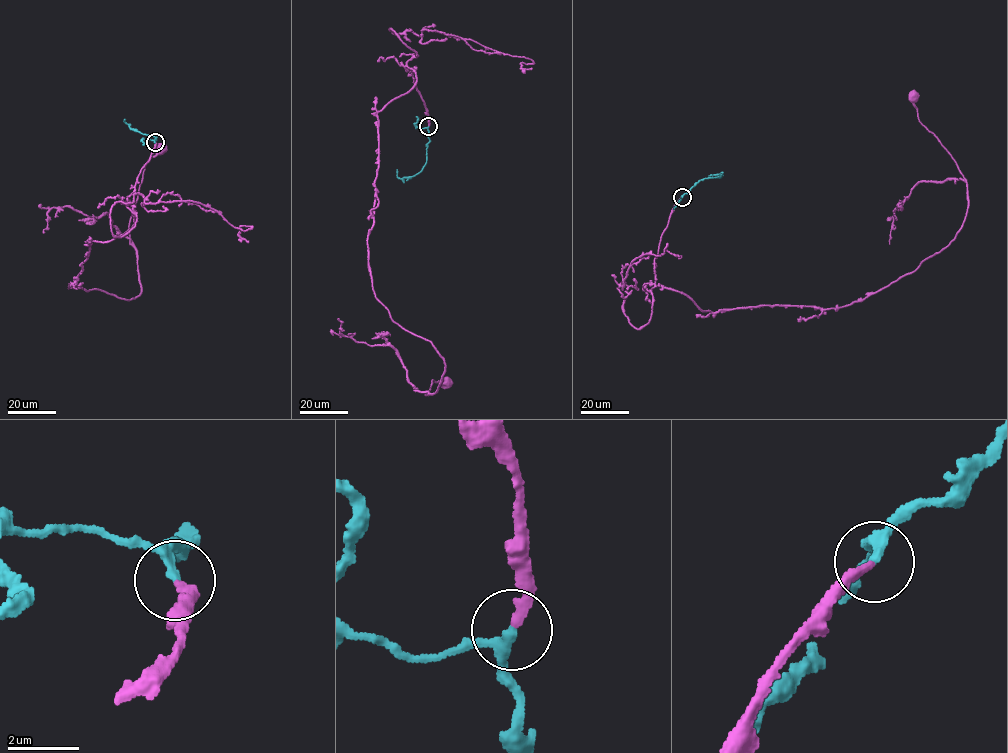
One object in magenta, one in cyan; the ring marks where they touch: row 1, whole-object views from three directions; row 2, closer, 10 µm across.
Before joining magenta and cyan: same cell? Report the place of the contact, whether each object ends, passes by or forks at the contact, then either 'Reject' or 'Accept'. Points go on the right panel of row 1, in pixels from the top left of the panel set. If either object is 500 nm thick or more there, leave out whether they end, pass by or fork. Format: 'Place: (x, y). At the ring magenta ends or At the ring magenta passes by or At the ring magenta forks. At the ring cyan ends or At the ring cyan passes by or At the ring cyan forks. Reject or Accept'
Place: (682, 197). At the ring magenta ends. At the ring cyan passes by. Accept

